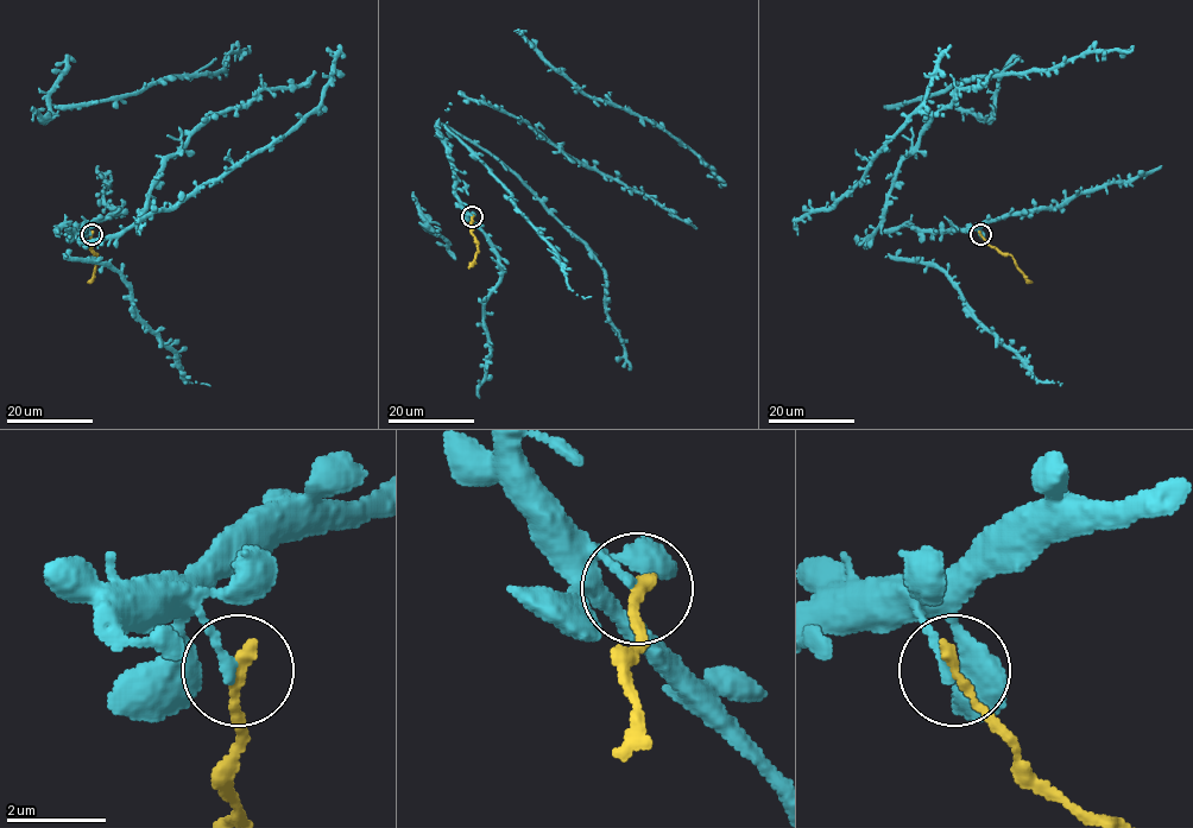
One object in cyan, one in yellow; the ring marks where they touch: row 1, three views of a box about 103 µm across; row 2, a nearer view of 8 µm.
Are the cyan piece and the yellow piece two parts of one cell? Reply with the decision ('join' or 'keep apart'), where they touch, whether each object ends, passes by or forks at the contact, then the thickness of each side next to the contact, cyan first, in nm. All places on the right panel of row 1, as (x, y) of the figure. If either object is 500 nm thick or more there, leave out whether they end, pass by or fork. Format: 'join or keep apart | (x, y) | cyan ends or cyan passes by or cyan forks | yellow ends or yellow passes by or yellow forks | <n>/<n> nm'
keep apart | (980, 234) | cyan ends | yellow ends | 200/240 nm

